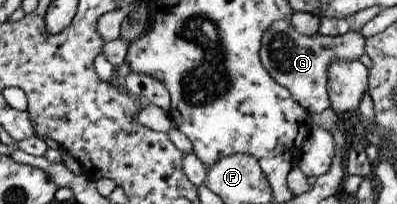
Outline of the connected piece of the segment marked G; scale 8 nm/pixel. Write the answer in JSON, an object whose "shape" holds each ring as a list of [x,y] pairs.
{"shape":[[[275,20],[263,31],[258,56],[269,76],[289,91],[293,100],[311,115],[329,108],[326,89],[326,68],[332,60],[358,60],[365,53],[365,40],[361,33],[347,31],[339,36],[315,34],[307,36],[297,32],[285,20]]]}

